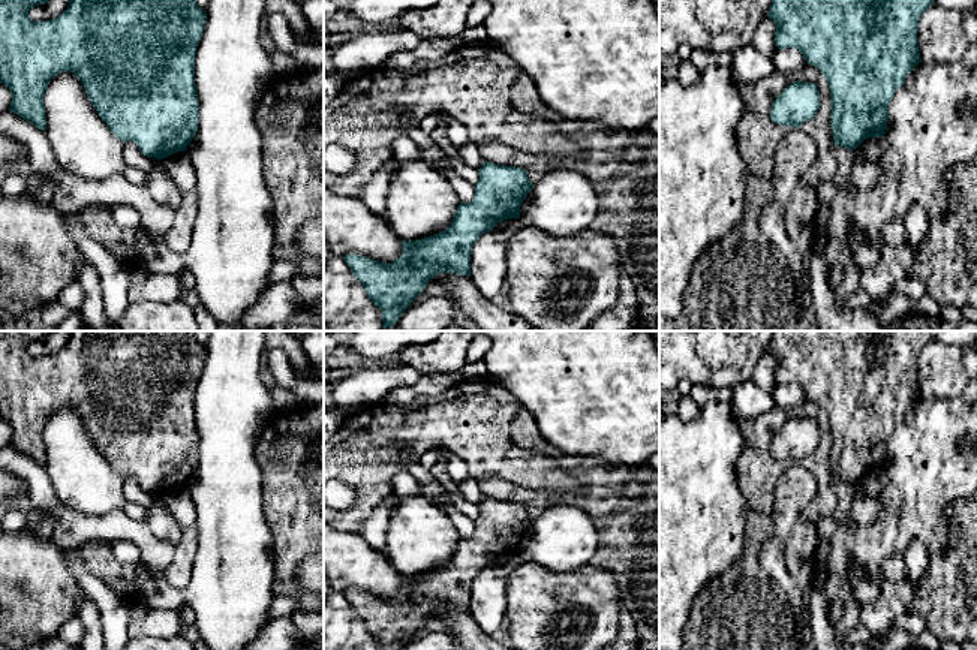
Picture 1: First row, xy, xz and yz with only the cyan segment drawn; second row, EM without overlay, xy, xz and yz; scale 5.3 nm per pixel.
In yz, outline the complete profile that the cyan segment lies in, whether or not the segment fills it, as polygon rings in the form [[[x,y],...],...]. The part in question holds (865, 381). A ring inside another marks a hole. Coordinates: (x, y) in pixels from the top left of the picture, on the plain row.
[[[775,331],[767,353],[776,361],[775,382],[799,385],[818,403],[830,422],[830,458],[835,481],[856,485],[868,473],[881,473],[889,440],[907,410],[922,398],[917,362],[937,331]]]

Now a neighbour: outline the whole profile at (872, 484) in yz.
[[[884,472],[868,473],[856,485],[853,485],[853,496],[875,496],[883,497],[889,478]]]

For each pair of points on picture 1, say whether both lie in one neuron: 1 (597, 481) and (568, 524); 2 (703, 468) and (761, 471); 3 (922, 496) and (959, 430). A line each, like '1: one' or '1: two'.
1: two
2: two
3: one

